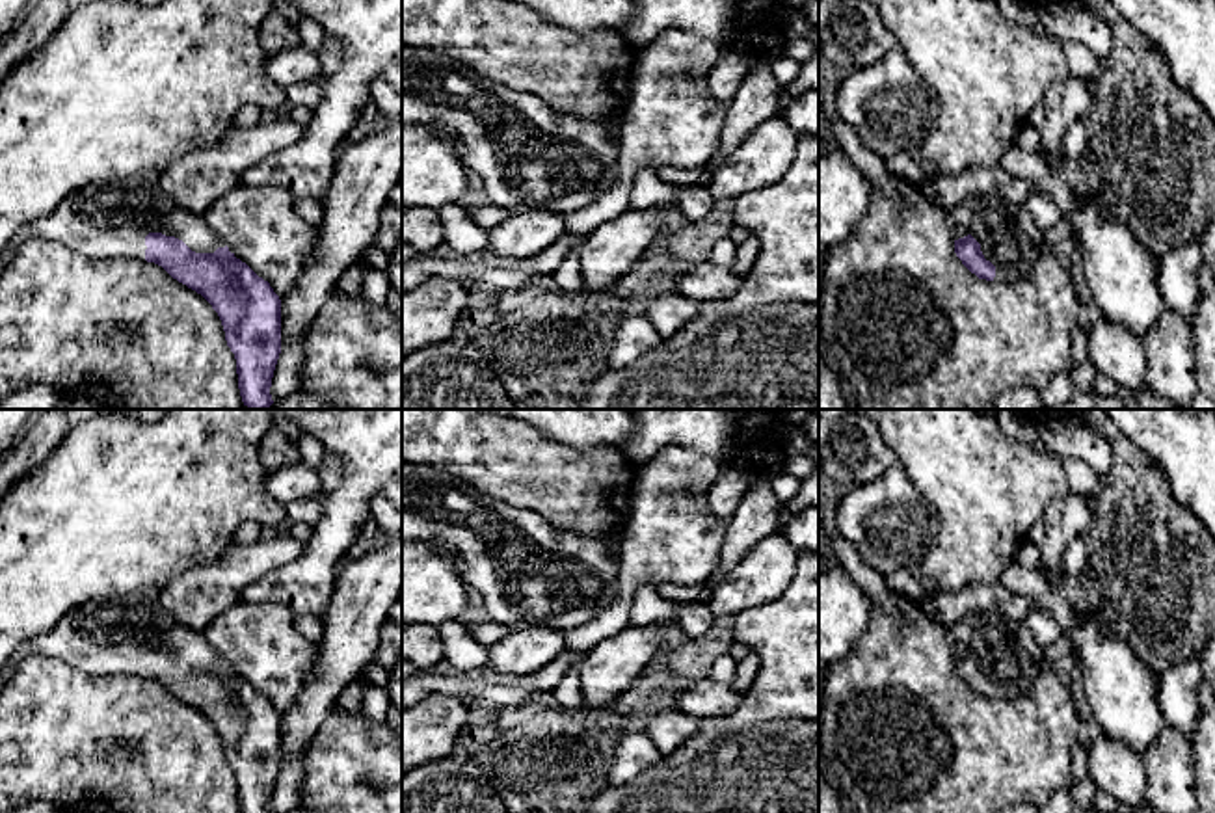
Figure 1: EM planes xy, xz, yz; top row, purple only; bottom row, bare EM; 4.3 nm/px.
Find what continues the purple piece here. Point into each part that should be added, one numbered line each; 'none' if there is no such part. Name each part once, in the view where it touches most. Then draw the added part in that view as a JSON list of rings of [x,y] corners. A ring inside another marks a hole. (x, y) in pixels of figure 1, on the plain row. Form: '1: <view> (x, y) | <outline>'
1: xy (108, 637) | [[[97,601],[69,610],[26,651],[63,660],[91,675],[145,677],[145,653],[162,649],[182,657],[195,670],[214,670],[225,660],[203,633],[182,625],[160,603]]]

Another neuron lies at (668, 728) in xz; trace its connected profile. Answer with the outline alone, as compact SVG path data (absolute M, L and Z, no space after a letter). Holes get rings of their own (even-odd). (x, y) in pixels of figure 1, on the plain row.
M670 707L653 713L646 720L642 731L651 739L662 755L668 755L685 740L688 740L696 733L698 726L698 718L685 714L675 707Z

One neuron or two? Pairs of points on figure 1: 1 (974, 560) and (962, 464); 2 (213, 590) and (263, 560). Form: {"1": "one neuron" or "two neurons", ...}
{"1": "one neuron", "2": "one neuron"}

